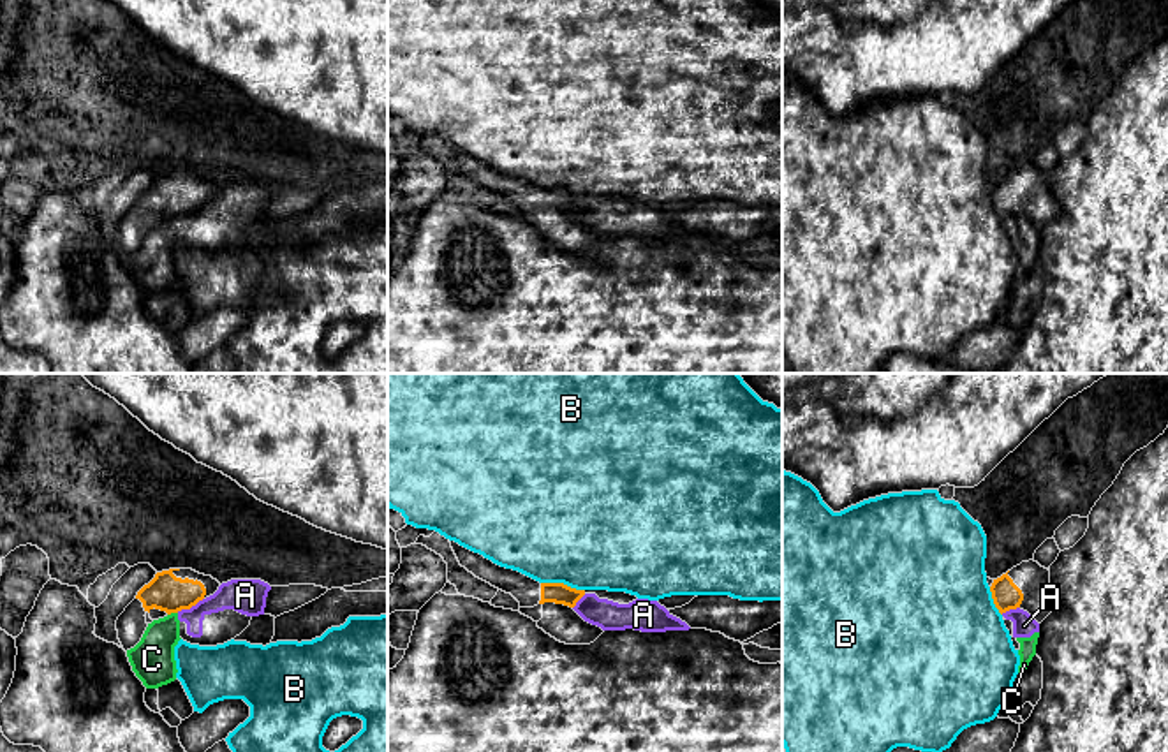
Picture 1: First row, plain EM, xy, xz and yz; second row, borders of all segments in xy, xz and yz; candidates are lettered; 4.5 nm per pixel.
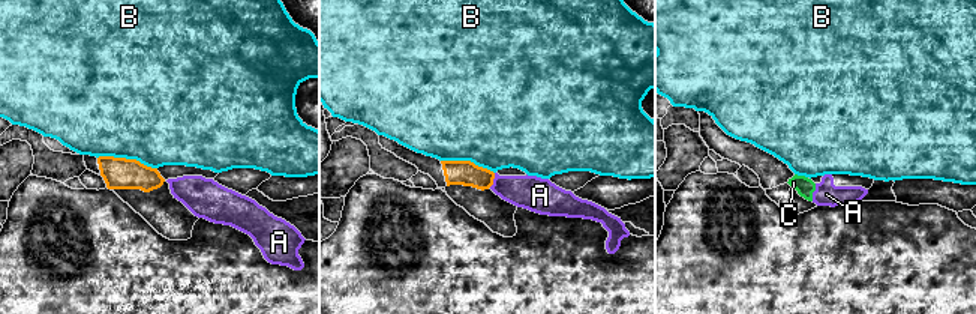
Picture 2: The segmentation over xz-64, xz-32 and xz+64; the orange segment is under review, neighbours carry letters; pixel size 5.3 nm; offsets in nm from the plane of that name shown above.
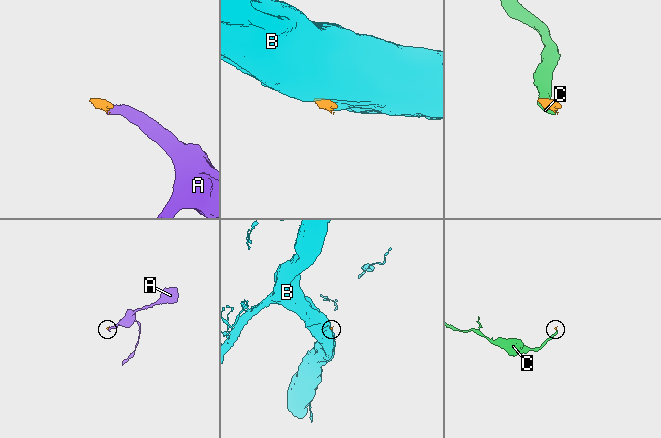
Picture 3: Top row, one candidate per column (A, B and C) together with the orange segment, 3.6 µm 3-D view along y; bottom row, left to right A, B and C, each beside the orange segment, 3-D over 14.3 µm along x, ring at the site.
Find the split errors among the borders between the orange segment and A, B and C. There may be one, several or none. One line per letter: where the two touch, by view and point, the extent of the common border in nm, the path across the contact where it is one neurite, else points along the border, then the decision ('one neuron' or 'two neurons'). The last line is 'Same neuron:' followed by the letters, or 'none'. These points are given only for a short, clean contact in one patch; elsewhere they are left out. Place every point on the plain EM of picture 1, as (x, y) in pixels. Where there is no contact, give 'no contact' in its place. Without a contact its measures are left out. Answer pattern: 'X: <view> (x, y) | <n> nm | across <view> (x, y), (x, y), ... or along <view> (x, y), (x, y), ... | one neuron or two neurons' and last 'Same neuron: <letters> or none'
A: xy (189, 213) | 140 nm | along xy (203, 203), (189, 213), (177, 217) | two neurons
B: xz (562, 189) | 200 nm | along xz (541, 187), (562, 187), (584, 196) | two neurons
C: xy (171, 217) | 50 nm | along xy (177, 217), (168, 221) | two neurons
Same neuron: none

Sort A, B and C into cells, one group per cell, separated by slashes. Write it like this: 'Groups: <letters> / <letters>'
Groups: A C / B

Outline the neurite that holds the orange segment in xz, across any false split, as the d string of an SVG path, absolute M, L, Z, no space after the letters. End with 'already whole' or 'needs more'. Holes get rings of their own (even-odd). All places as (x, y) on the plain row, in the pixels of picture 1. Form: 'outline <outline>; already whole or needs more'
outline M455 146L449 148L462 173L492 192L511 199L520 208L520 218L532 224L539 234L557 247L590 250L604 238L573 215L585 195L564 188L539 188L518 176L497 171Z; needs more

